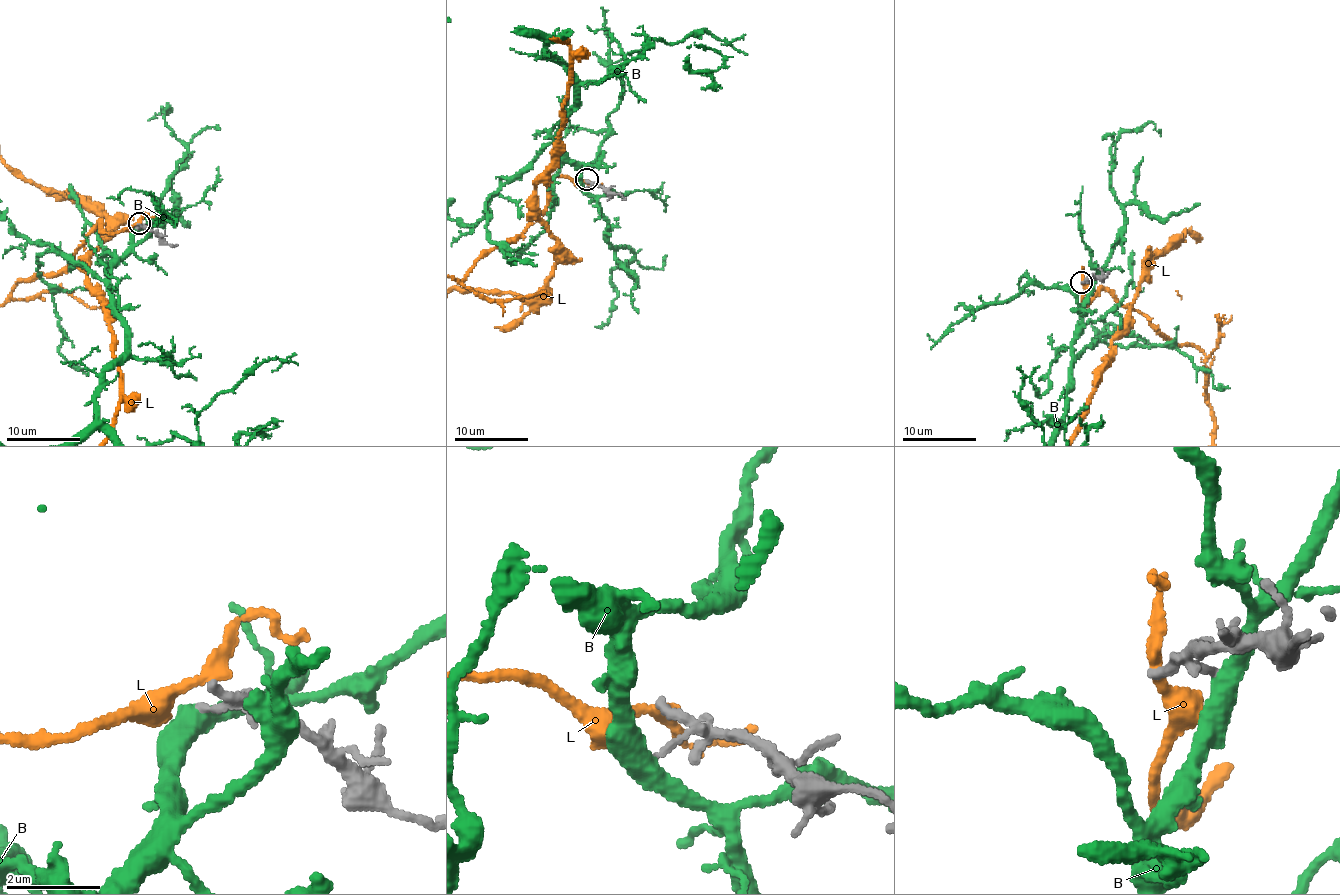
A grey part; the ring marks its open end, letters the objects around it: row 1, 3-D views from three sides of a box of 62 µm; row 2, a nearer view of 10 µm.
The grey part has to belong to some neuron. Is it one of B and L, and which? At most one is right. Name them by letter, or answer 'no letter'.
no letter

